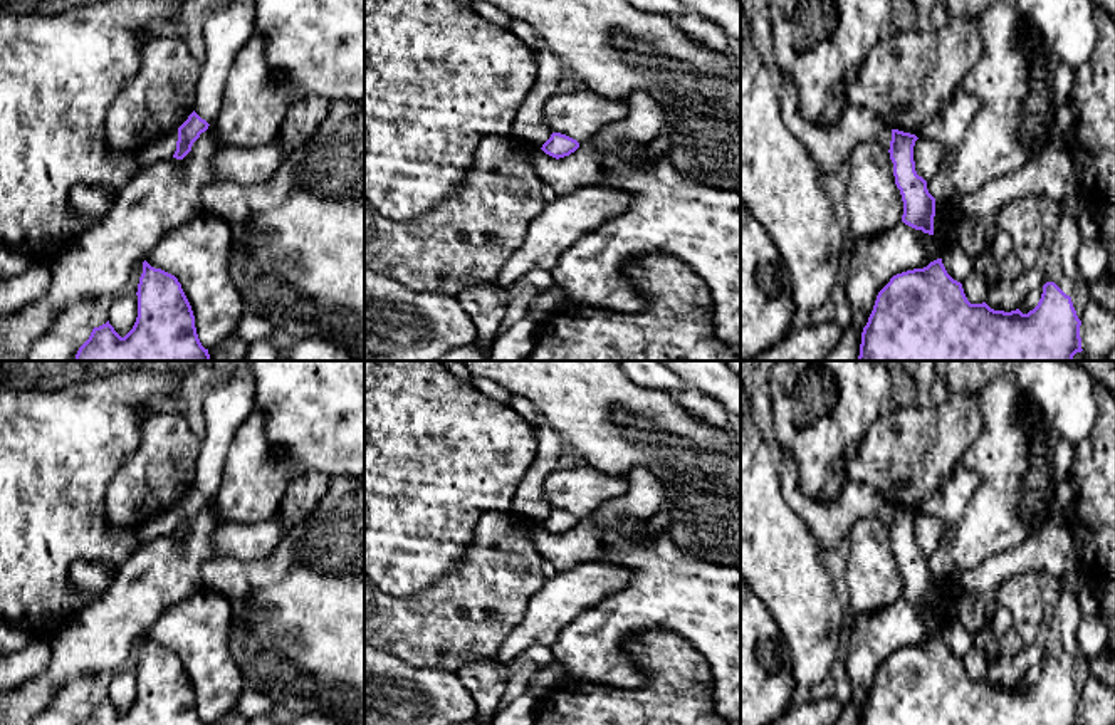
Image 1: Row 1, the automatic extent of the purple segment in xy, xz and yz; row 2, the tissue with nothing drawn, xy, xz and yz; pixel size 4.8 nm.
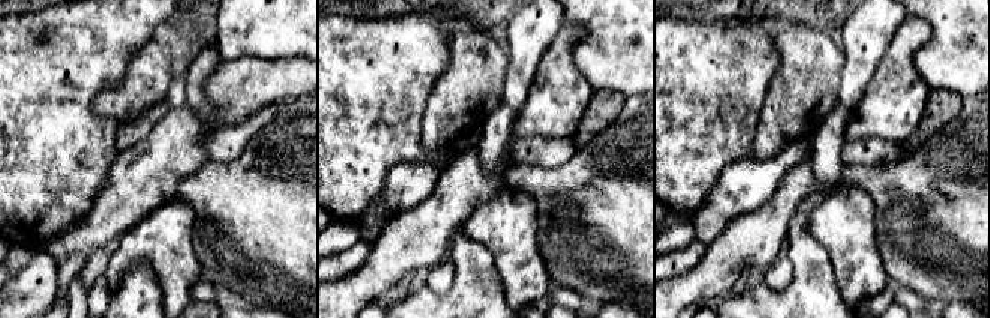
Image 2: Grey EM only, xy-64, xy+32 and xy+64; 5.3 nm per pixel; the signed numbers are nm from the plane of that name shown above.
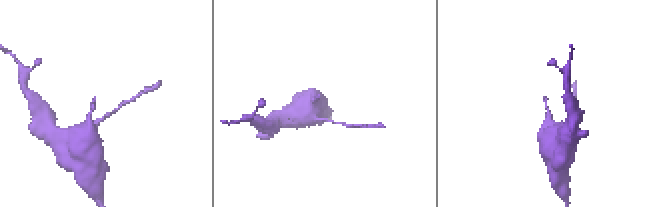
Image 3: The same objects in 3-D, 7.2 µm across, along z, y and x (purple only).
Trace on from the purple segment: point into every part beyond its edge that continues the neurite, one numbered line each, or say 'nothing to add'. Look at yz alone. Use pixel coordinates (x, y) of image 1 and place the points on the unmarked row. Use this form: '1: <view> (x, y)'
nothing to add

